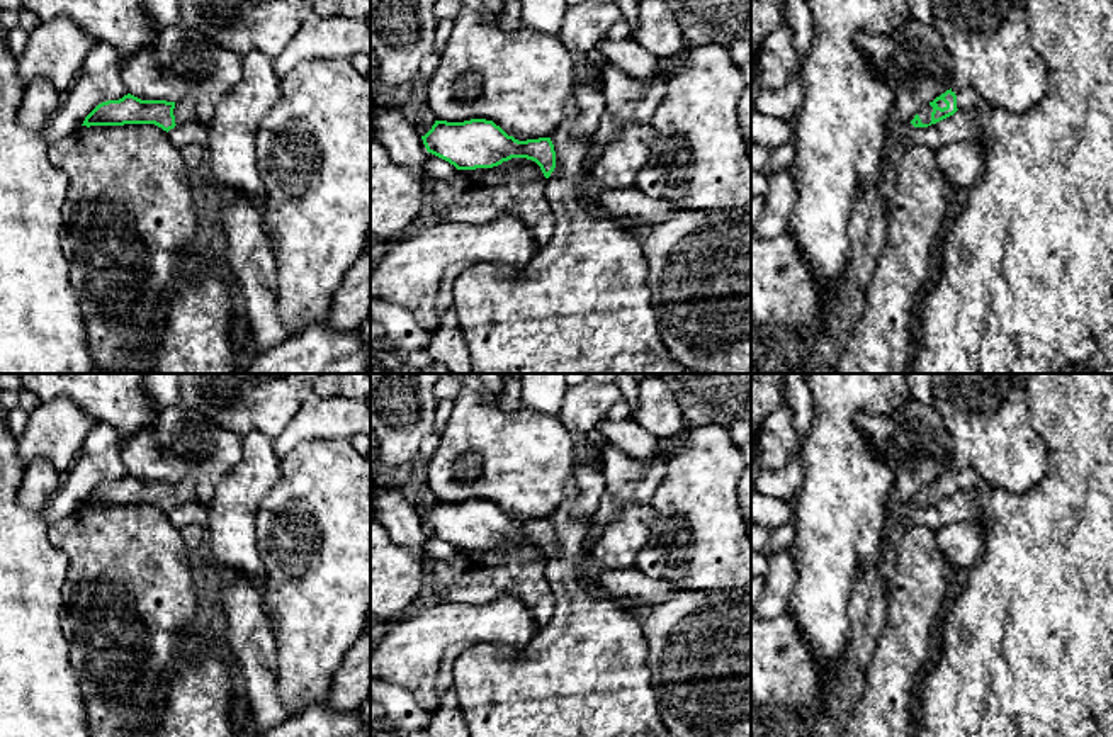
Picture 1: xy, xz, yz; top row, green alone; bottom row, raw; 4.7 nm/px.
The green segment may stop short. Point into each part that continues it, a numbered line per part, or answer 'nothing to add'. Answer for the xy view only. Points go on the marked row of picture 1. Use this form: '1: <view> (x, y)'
1: xy (184, 111)

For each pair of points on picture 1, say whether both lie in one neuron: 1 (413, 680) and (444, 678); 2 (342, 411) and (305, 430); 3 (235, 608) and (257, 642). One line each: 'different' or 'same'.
1: different
2: same
3: same

